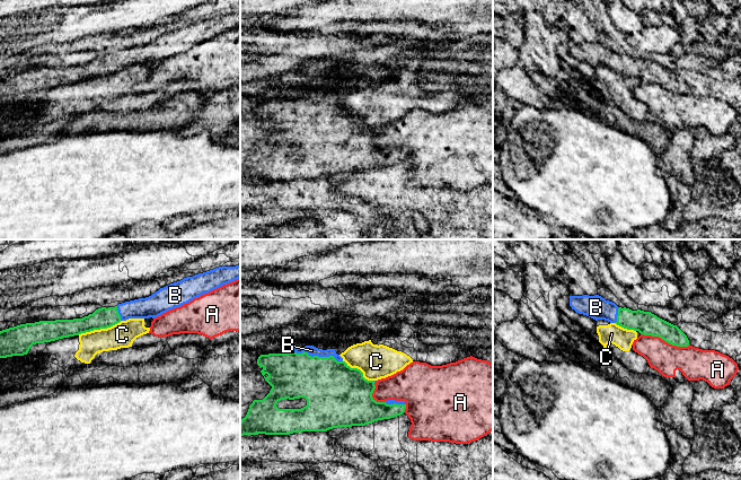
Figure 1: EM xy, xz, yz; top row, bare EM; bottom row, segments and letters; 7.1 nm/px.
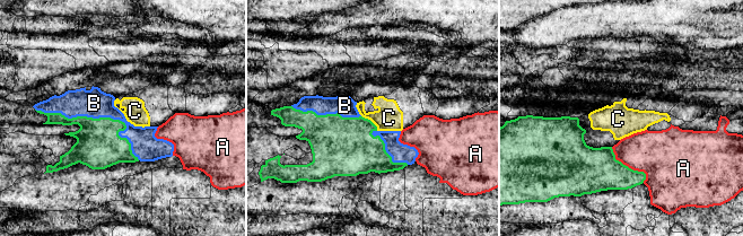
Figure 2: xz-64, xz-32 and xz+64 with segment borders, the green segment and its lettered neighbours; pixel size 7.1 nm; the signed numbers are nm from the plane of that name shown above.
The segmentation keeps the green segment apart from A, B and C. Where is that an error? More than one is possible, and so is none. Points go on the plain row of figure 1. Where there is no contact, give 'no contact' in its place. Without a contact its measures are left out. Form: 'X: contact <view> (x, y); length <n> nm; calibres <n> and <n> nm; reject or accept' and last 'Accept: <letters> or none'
A: contact yz (665, 88); length 360 nm; calibres 160 and 220 nm; reject
B: contact xz (317, 103); length 360 nm; calibres 400 and 70 nm; accept
C: contact xy (99, 76); length 320 nm; calibres 150 and 180 nm; reject
Accept: B

